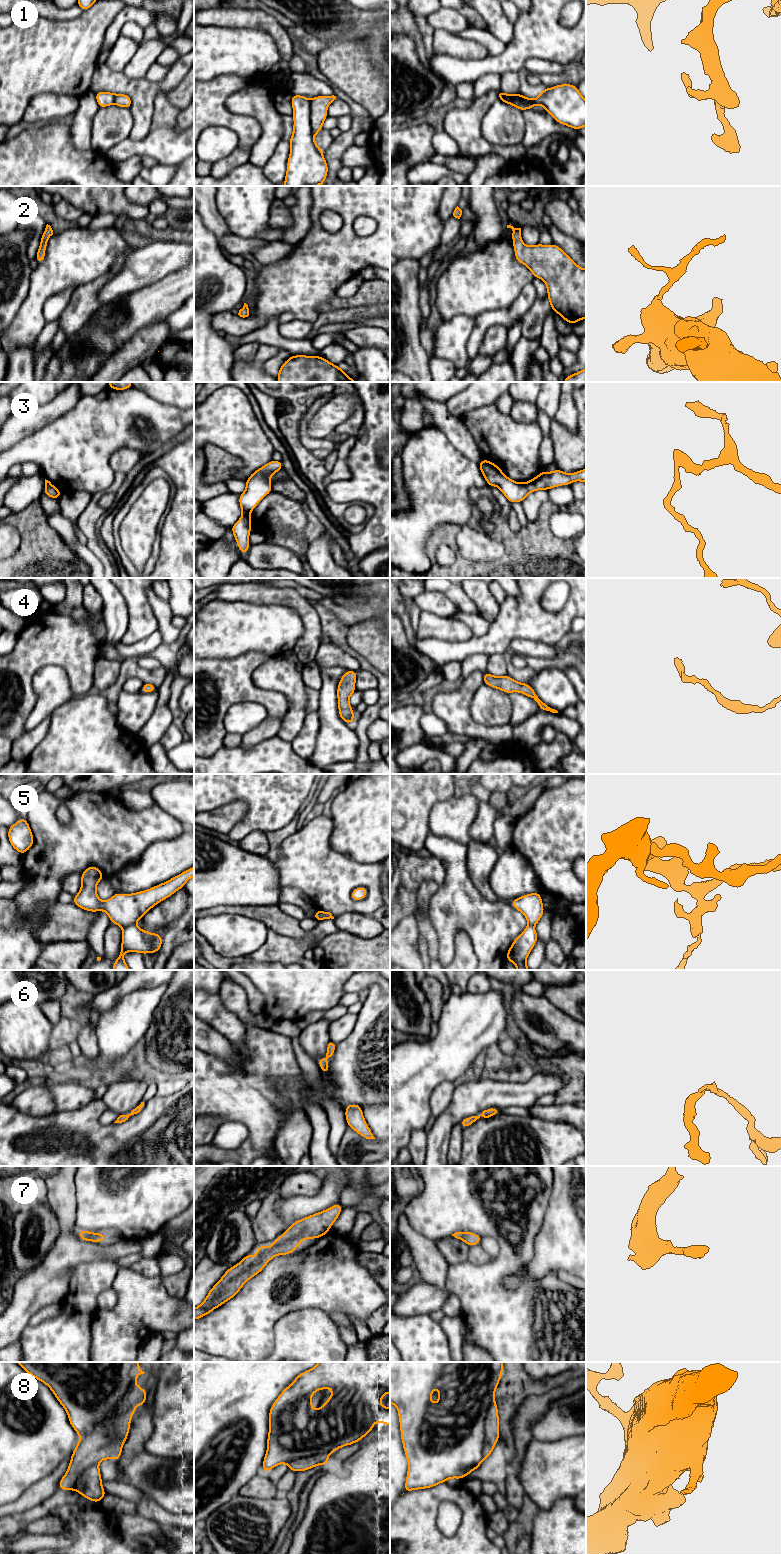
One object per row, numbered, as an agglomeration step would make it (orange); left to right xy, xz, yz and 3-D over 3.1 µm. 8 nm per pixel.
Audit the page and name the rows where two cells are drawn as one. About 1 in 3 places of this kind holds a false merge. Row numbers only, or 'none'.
1, 3, 5, 8

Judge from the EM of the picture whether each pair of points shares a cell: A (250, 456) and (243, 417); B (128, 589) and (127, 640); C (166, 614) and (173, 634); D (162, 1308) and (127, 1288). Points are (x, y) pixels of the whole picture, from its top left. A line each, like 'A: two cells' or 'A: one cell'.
A: one cell
B: one cell
C: one cell
D: one cell

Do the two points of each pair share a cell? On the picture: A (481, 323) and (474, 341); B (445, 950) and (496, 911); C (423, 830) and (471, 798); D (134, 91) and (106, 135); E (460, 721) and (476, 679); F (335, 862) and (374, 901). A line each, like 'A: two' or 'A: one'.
A: one
B: one
C: two
D: two
E: one
F: one

